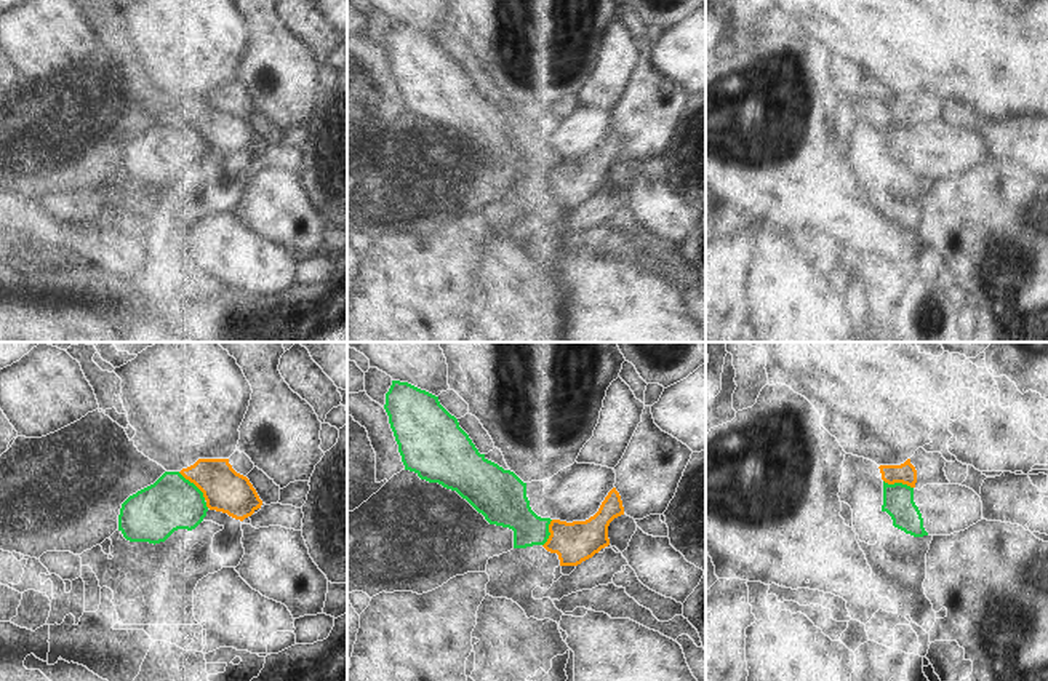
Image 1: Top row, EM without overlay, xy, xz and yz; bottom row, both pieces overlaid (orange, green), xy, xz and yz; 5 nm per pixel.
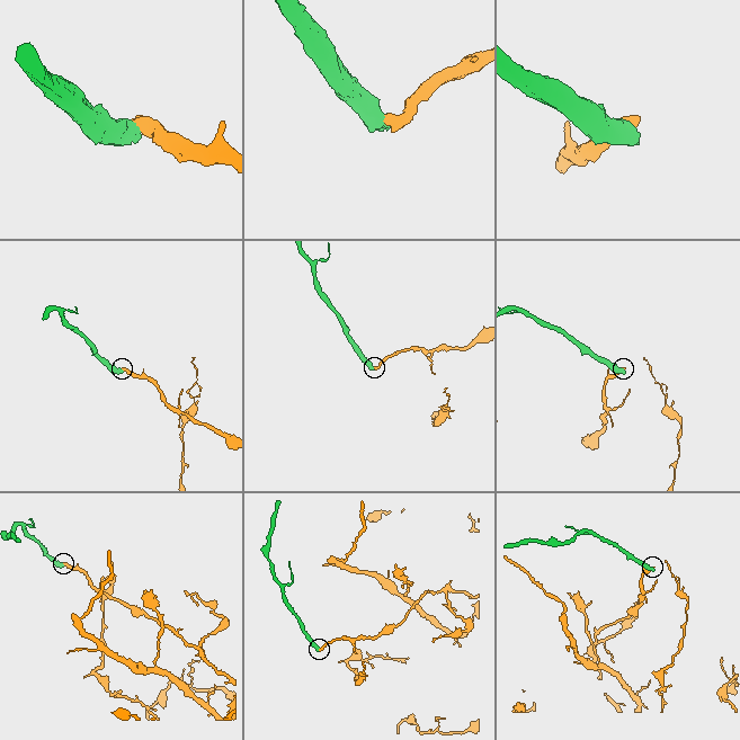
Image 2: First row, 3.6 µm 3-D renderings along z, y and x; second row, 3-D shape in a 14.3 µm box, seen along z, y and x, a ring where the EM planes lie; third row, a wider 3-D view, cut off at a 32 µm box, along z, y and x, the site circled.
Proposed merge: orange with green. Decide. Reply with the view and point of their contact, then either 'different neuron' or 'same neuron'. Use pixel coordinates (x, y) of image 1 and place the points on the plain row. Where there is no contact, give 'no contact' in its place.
meets orange in xy at (194, 125); different neuron

